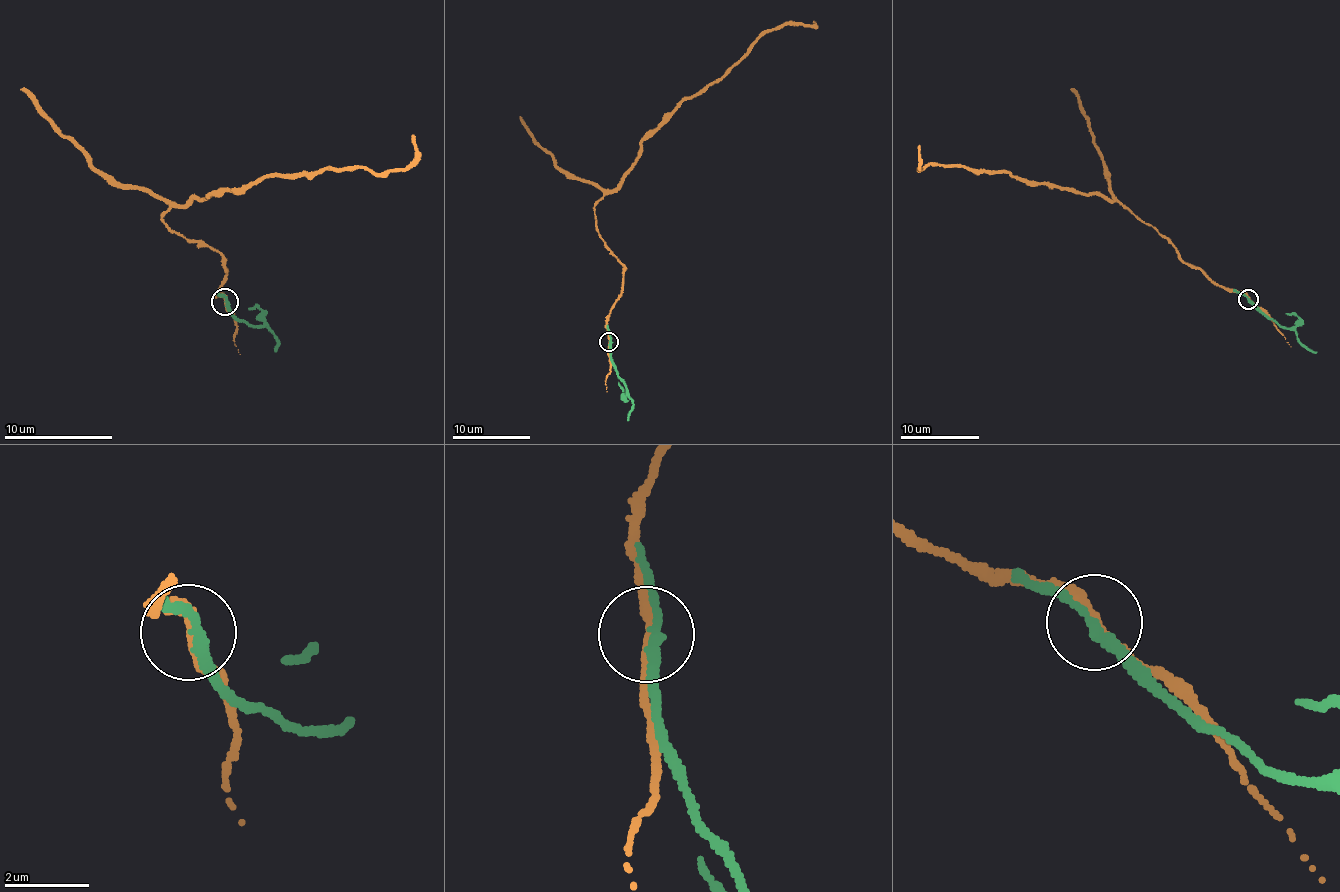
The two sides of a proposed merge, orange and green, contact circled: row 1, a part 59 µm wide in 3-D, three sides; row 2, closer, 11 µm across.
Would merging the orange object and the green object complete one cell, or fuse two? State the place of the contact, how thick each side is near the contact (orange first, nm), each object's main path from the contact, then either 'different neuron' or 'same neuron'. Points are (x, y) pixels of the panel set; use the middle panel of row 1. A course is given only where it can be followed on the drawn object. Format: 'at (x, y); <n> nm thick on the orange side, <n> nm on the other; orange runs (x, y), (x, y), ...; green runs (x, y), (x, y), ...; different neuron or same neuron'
at (609, 342); 240 nm thick on the orange side, 240 nm on the other; orange runs (609, 341), (623, 267), (598, 232), (595, 205), (683, 100), (767, 32), (813, 21); green runs (609, 341), (609, 356), (632, 403), (627, 420); different neuron

